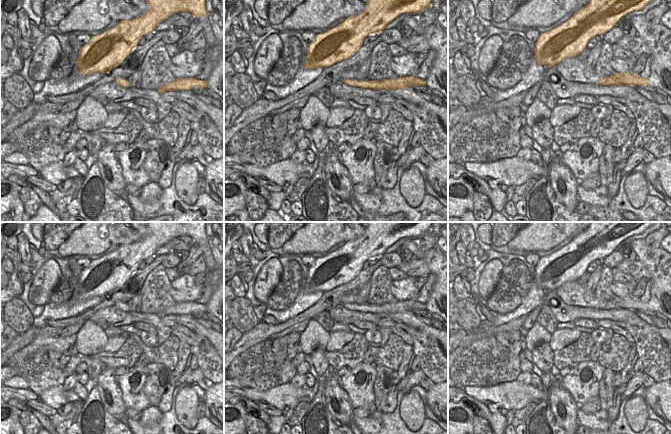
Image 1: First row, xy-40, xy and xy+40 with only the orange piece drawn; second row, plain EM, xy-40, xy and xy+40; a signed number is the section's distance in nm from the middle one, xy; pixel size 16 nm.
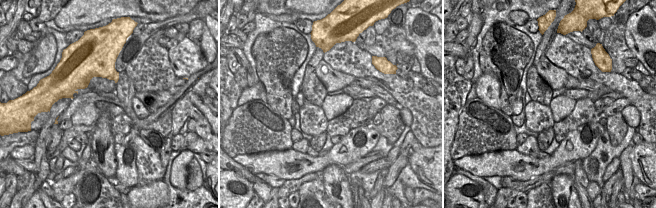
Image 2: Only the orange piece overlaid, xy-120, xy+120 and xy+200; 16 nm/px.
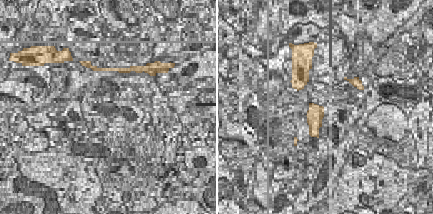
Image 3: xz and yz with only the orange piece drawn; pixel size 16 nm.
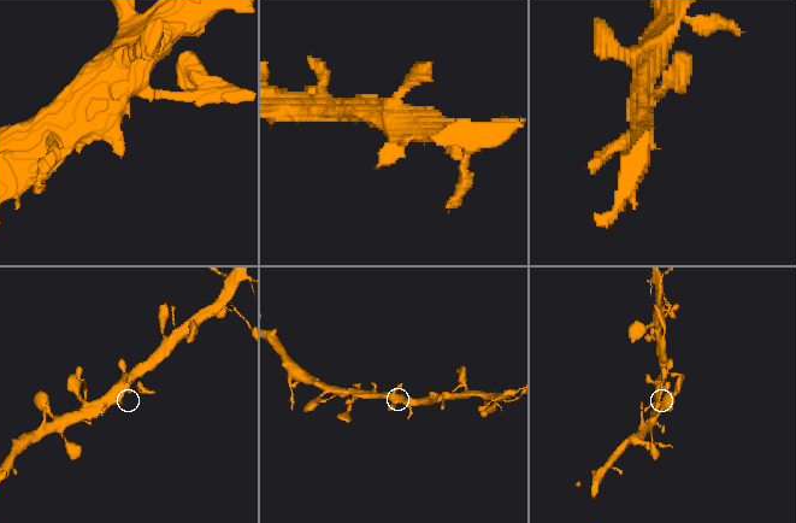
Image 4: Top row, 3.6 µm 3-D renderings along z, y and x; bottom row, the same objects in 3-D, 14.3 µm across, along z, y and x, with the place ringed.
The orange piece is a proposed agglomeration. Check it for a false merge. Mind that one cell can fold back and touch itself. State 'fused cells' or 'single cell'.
single cell

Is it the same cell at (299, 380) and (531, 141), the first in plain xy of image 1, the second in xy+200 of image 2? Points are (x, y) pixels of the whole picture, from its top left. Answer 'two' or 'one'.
one

